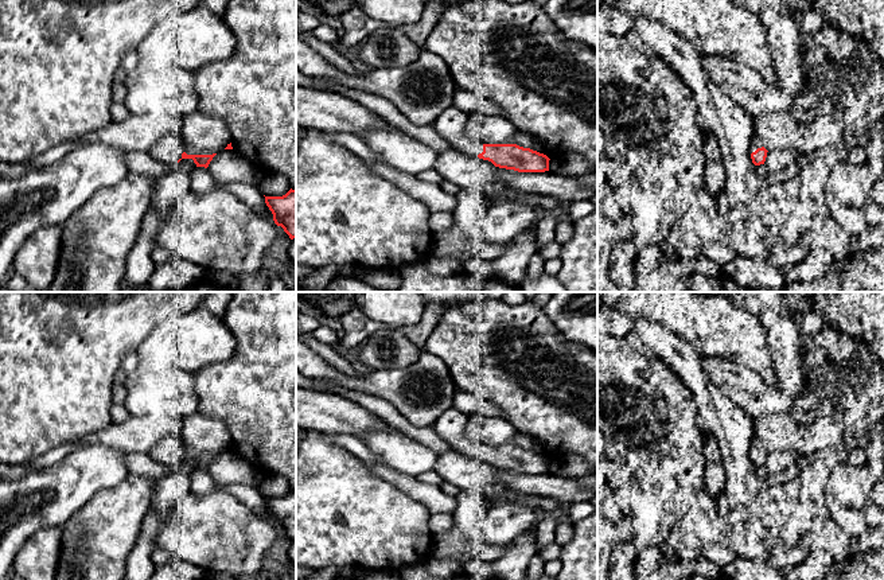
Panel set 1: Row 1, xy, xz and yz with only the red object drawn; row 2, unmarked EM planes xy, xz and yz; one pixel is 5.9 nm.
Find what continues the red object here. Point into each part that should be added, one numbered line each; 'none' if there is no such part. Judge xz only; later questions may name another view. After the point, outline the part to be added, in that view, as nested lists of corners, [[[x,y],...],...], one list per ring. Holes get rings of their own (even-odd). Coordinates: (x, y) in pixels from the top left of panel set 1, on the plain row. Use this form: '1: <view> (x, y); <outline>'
1: xz (451, 427); [[[457,409],[444,412],[432,428],[452,447],[452,454],[474,459],[483,454],[483,444],[466,435],[464,413]]]

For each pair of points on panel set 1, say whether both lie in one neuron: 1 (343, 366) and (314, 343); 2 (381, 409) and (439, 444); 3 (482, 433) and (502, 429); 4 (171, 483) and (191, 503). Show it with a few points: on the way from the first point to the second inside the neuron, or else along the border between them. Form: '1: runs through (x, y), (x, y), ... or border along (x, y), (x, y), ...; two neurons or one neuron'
1: runs through (337, 361), (320, 349); one neuron
2: runs through (396, 420), (411, 431), (424, 435); one neuron
3: runs through (487, 431), (497, 431); one neuron
4: border along (190, 490), (172, 506), (163, 520); two neurons

